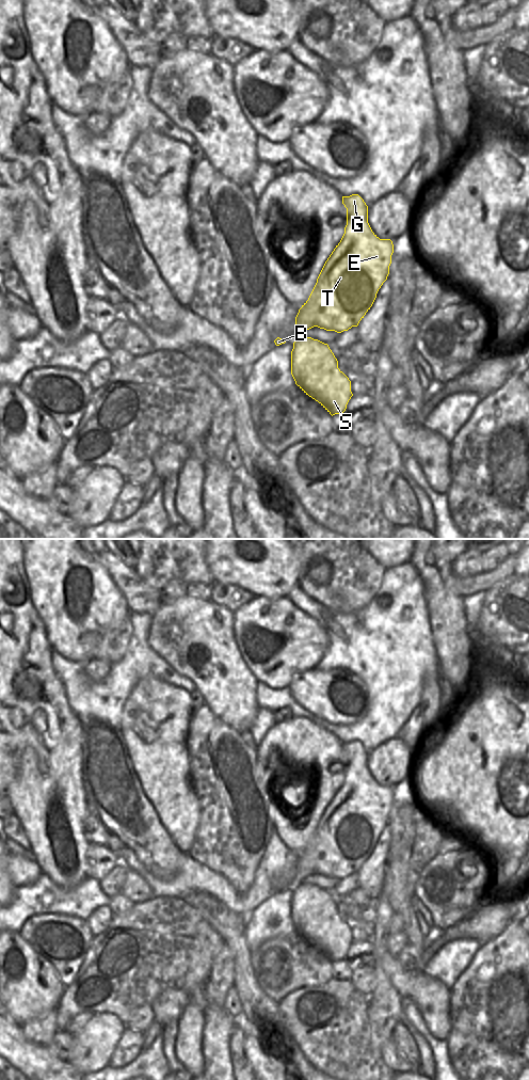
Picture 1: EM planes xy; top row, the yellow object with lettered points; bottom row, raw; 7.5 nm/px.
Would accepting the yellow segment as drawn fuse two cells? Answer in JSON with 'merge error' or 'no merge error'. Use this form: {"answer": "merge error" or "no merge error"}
{"answer": "no merge error"}

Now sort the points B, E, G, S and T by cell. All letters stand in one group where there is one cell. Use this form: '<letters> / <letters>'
B E G S T

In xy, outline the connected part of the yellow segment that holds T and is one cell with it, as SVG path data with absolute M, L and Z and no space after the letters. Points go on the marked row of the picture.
M358 194L342 196L347 208L347 225L340 242L325 261L308 300L295 317L295 336L291 351L291 375L295 384L318 401L332 416L346 411L353 396L351 381L338 368L338 361L327 344L302 334L318 327L341 333L357 327L372 306L376 293L389 274L394 244L380 239L368 223L368 206Z

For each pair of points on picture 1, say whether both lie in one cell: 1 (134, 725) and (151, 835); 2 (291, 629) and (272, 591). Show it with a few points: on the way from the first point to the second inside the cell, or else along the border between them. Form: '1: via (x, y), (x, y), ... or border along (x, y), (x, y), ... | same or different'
1: border along (134, 772), (145, 796), (158, 815) | different
2: border along (255, 596), (271, 599), (286, 598) | different

